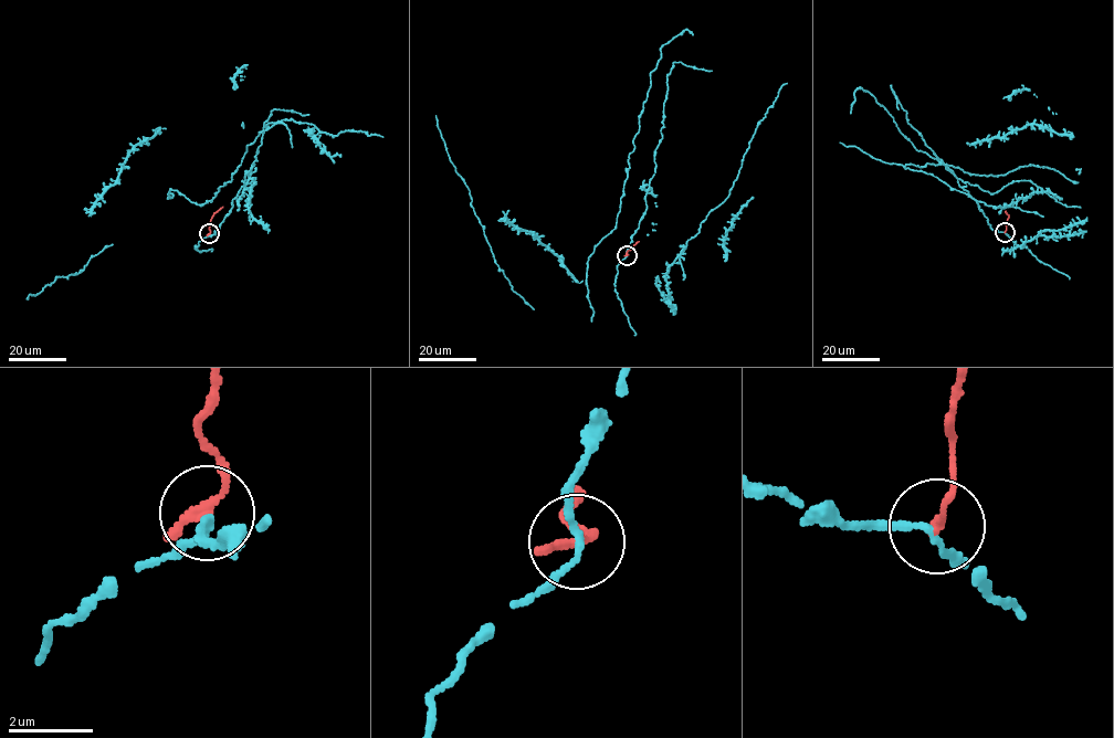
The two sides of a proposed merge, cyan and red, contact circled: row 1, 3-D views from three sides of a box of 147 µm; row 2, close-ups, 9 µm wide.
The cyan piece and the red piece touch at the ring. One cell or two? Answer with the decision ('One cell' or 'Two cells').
Two cells

